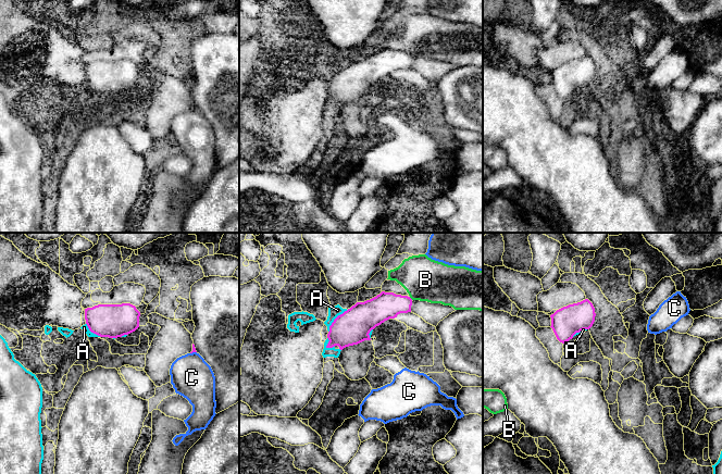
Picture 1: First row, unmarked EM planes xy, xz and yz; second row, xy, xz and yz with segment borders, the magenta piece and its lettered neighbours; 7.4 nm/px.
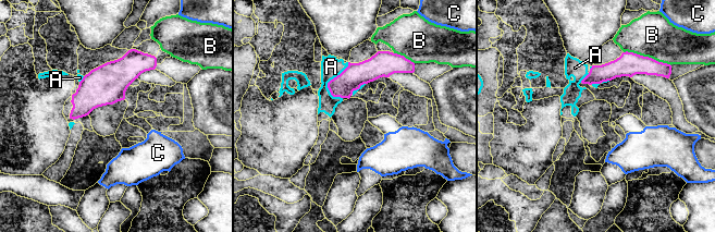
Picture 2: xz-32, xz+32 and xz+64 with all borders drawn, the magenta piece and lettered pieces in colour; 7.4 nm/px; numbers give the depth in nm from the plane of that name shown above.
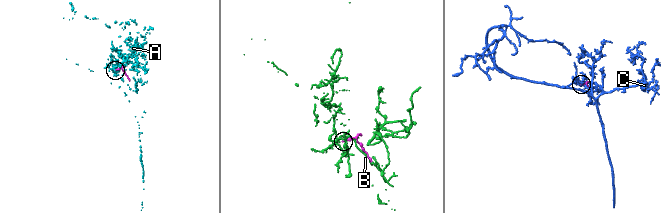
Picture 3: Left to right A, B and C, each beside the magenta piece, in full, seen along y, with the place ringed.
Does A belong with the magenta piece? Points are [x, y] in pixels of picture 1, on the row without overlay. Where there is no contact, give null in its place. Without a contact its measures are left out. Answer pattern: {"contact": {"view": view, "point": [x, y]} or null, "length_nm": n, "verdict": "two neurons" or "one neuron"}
{"contact": {"view": "xz", "point": [334, 76]}, "length_nm": 220, "verdict": "two neurons"}

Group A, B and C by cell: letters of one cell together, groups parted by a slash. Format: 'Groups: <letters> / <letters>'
Groups: A / B / C

